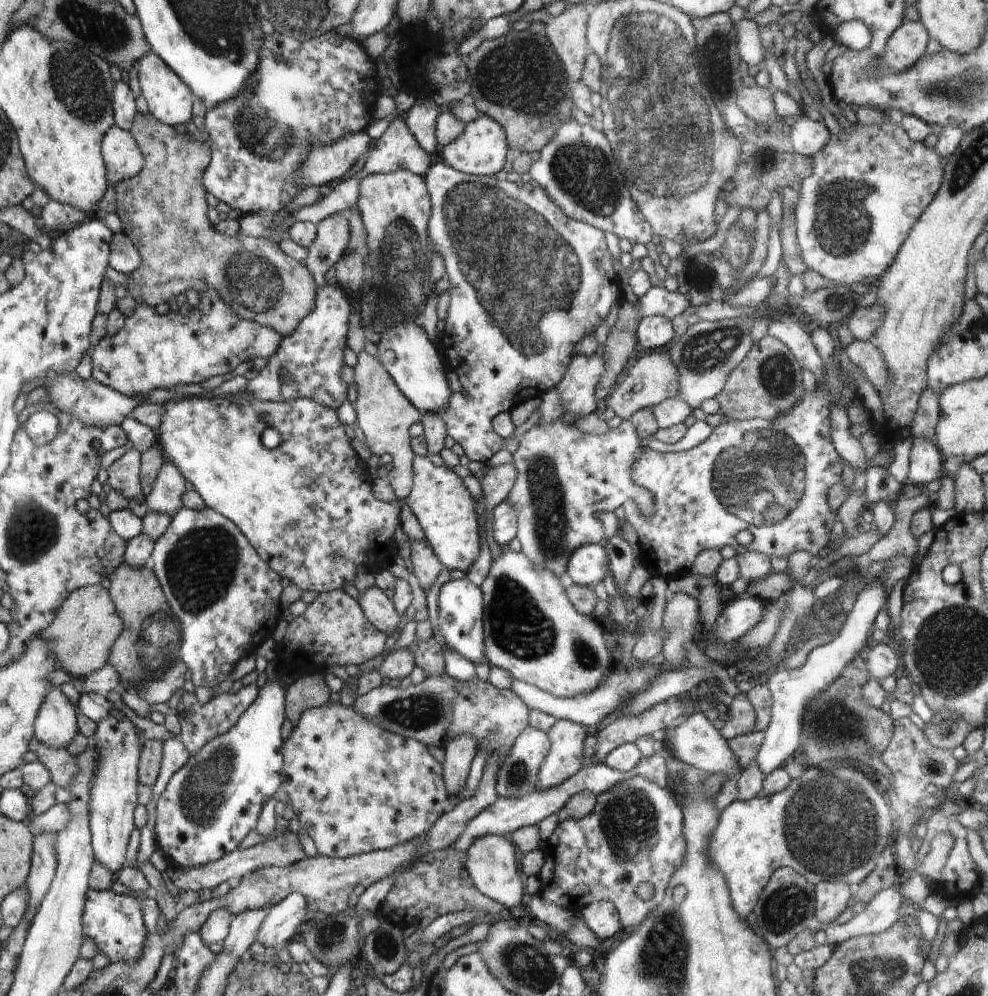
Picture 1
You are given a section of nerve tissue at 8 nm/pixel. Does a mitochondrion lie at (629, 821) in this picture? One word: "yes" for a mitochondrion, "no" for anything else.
yes

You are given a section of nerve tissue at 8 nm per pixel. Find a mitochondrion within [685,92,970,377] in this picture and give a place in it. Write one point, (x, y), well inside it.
(844, 210)

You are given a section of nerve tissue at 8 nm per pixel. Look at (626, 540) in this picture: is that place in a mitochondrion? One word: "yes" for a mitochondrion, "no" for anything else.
no

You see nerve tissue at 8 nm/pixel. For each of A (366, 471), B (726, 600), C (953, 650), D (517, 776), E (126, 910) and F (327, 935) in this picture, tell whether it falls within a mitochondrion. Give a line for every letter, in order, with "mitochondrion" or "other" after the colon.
A: other
B: other
C: mitochondrion
D: mitochondrion
E: other
F: mitochondrion

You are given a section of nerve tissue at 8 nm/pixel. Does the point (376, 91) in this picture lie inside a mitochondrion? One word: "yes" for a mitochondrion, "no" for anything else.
no

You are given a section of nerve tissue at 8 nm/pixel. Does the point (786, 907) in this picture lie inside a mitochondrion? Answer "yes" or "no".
yes

